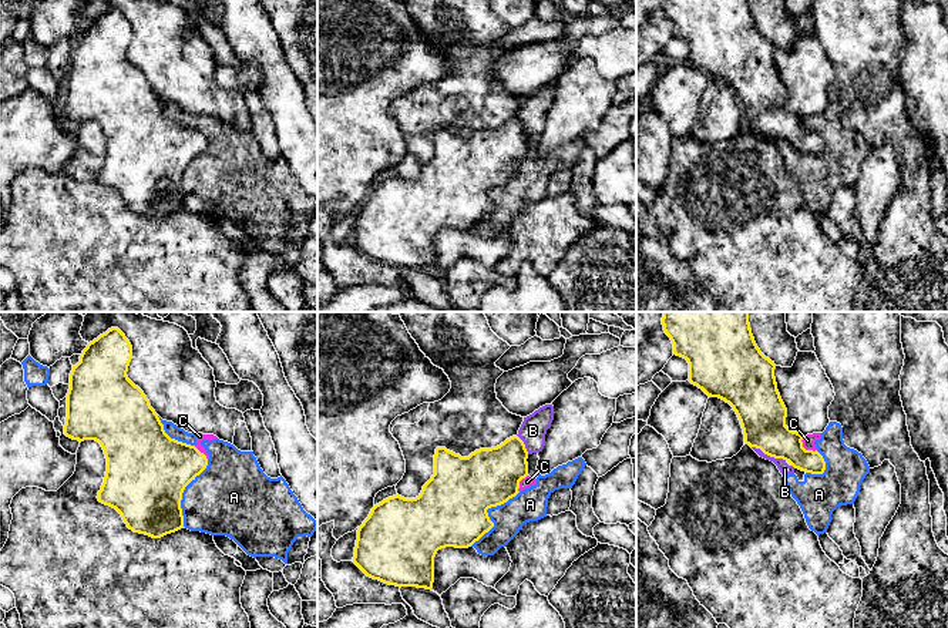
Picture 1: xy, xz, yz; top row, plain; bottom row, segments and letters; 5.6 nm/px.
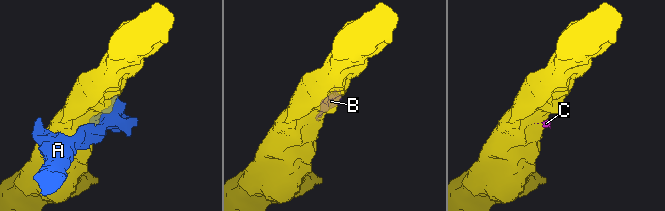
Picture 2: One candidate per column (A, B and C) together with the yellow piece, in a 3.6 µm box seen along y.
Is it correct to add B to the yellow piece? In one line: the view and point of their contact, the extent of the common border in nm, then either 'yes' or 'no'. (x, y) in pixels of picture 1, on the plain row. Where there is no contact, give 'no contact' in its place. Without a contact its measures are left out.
yz (769, 135) | 220 nm | no

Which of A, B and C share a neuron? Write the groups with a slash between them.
A B C

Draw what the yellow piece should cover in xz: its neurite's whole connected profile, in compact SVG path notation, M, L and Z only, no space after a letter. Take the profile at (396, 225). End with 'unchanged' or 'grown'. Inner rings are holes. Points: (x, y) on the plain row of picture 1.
M518 117L468 138L437 128L434 155L418 178L396 175L372 189L357 211L353 244L384 265L431 271L437 232L468 229L494 208L487 191L520 174L527 140Z; unchanged

